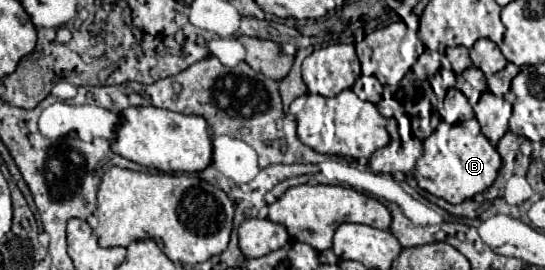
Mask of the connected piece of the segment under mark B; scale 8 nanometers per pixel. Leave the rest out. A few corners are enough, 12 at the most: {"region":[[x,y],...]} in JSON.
{"region":[[477,119],[423,141],[417,185],[455,205],[495,181]]}

